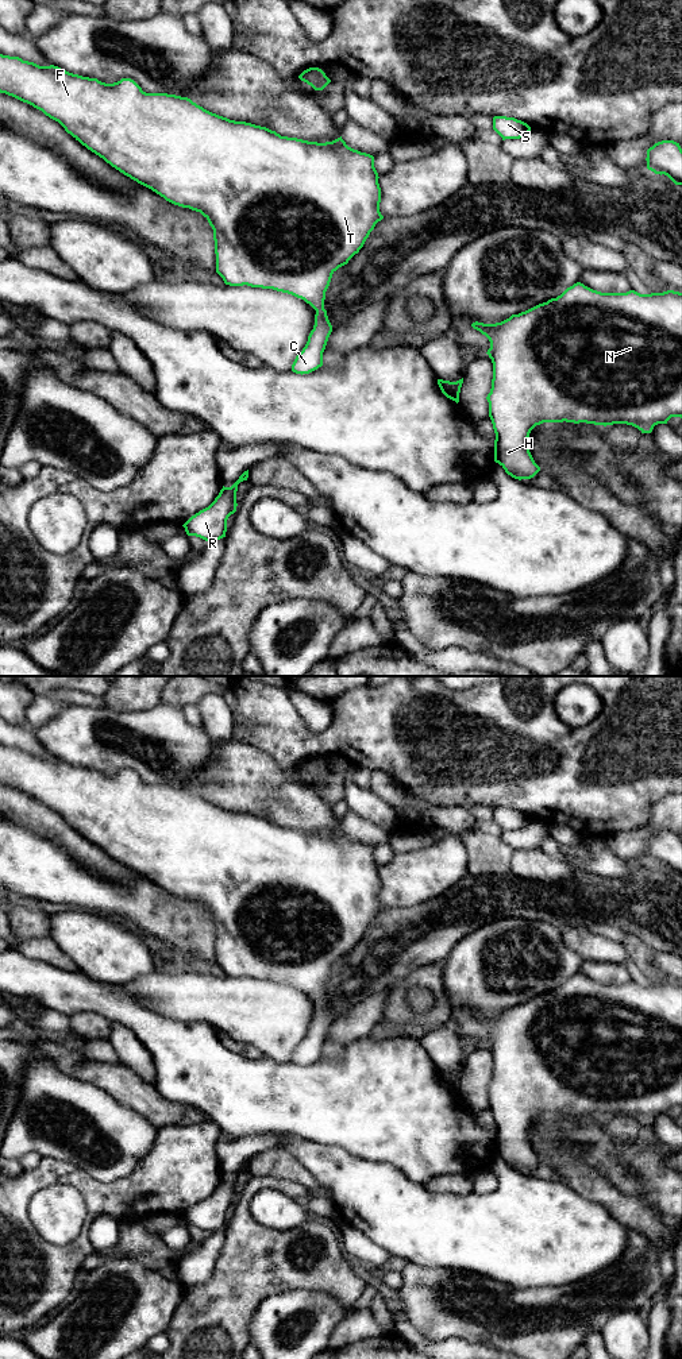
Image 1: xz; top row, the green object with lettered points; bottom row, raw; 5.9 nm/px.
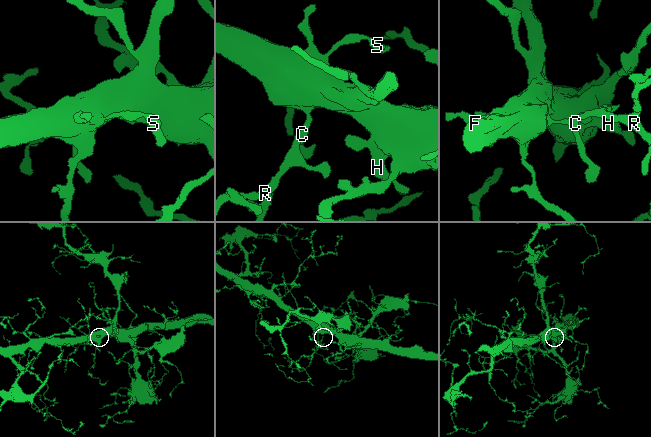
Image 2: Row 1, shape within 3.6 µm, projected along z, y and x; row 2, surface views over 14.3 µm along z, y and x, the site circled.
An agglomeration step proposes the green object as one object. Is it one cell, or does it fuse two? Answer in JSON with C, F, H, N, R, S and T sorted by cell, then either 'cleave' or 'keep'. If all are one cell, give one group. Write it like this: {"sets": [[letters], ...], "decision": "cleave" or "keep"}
{"sets": [["C", "F", "H", "N", "R", "S", "T"]], "decision": "keep"}

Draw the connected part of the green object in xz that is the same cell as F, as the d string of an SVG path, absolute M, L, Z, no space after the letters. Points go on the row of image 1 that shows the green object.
M3 54L0 93L42 111L88 150L166 201L200 212L213 229L216 273L226 285L273 289L309 304L316 310L315 325L292 371L303 375L323 366L323 352L332 332L324 309L332 274L359 252L375 224L384 219L373 155L348 147L342 136L325 143L308 142L281 136L266 127L230 120L188 97L146 93L131 78L105 84L54 65L39 66Z

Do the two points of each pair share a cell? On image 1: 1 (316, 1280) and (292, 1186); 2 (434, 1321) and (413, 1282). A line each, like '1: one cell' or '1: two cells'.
1: one cell
2: one cell

